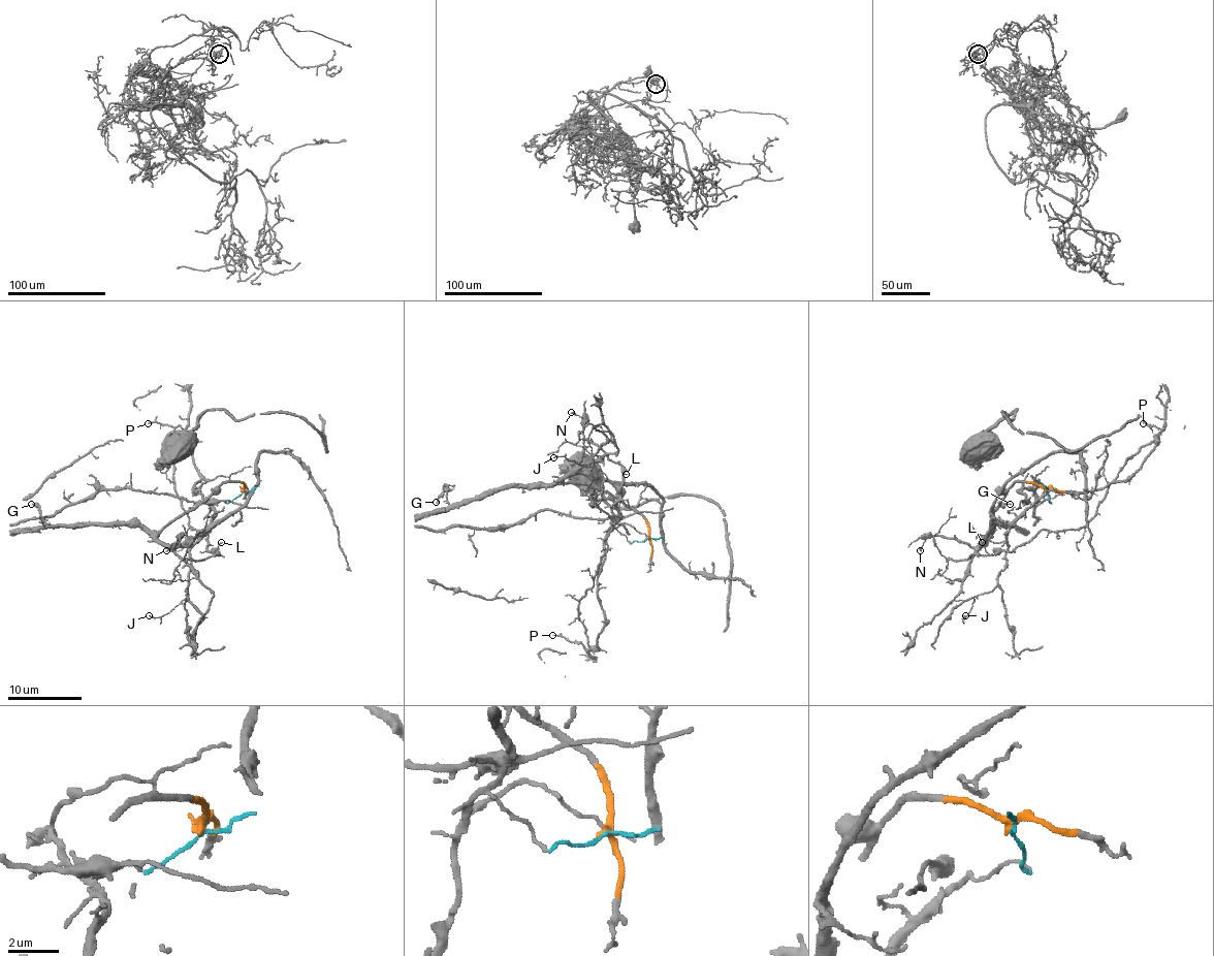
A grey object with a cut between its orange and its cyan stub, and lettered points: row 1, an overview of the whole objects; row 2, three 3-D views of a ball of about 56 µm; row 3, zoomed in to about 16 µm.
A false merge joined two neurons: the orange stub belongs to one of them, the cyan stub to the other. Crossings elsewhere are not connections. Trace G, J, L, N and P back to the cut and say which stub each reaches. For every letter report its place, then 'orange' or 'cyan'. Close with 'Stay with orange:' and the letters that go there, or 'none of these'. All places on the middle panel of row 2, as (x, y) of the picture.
G: place (436, 502); orange
J: place (553, 457); cyan
L: place (626, 474); cyan
N: place (571, 412); orange
P: place (552, 635); cyan
Stay with orange: G, N

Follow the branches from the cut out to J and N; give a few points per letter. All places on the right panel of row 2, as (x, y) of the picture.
J: (1045, 491), (1049, 503), (1047, 500), (1034, 505), (1007, 531), (1007, 568), (992, 590), (977, 598), (965, 615)
N: (1045, 491), (1028, 482), (1016, 482), (992, 514), (992, 531), (981, 544), (929, 536), (920, 551)

